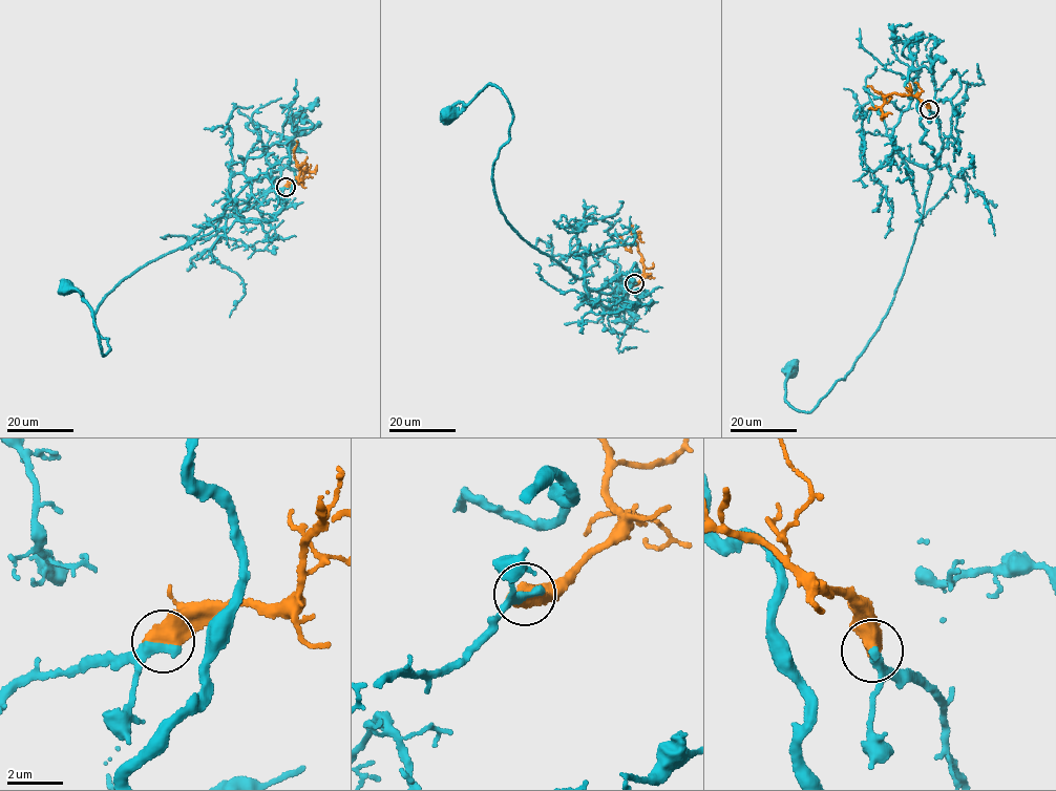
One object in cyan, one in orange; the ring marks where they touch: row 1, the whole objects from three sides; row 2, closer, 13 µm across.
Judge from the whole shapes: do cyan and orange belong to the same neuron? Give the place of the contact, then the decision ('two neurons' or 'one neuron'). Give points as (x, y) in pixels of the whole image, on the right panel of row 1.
place (929, 109); one neuron

